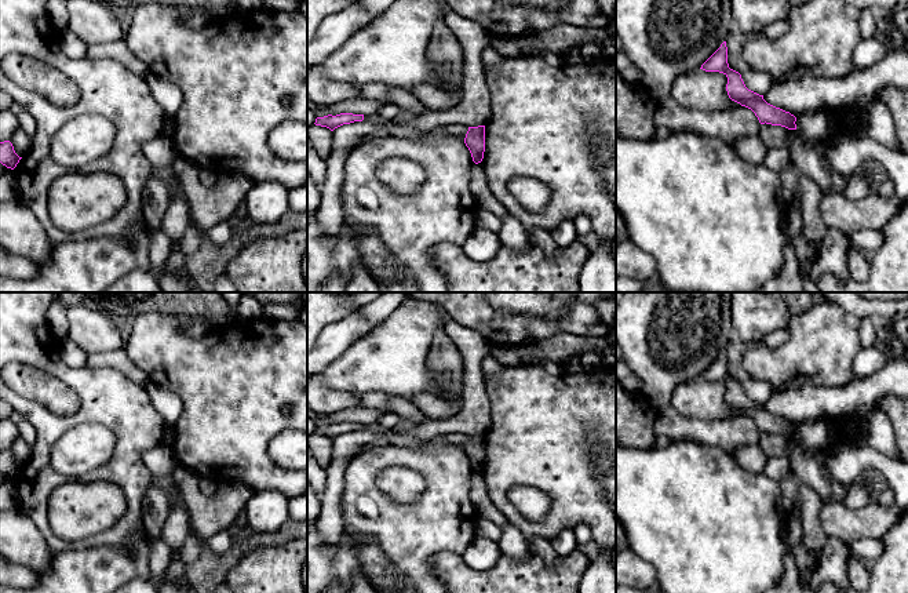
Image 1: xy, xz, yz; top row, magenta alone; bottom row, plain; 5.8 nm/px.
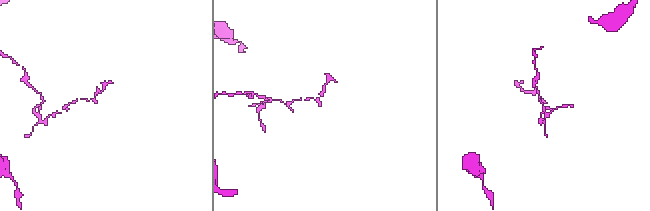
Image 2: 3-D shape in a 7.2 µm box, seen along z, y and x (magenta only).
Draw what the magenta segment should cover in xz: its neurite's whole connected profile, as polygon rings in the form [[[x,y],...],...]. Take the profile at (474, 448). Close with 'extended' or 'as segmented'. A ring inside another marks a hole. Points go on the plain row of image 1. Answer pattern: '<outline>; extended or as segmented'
[[[485,434],[468,436],[464,452],[471,462],[473,470],[475,473],[481,472],[485,461]]]; as segmented

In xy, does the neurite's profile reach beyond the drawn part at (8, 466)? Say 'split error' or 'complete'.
complete

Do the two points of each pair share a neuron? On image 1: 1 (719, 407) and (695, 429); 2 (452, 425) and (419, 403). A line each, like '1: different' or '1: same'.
1: different
2: different

